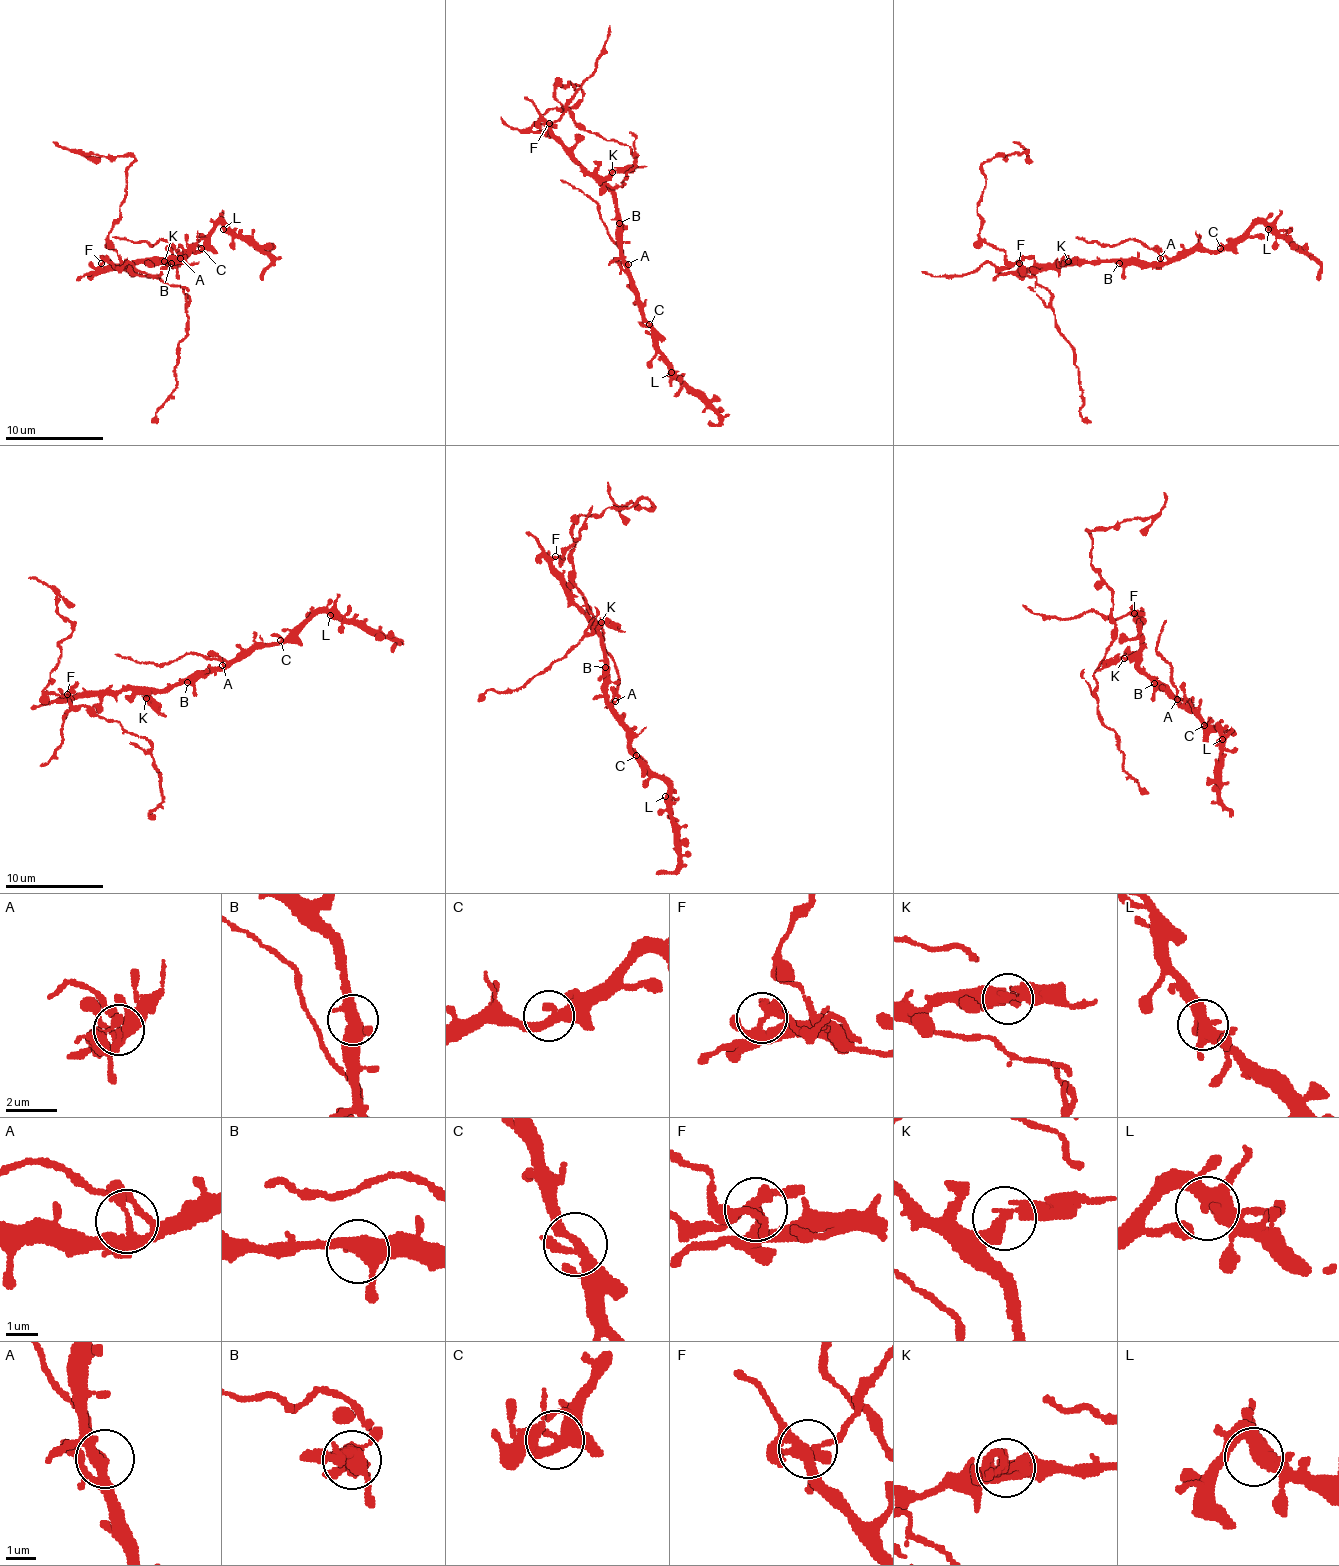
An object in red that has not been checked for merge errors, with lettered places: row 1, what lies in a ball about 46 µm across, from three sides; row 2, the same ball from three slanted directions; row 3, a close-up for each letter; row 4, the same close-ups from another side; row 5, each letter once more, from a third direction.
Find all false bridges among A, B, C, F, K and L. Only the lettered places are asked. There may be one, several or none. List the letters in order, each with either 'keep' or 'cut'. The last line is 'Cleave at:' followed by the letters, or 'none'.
A: cut
B: keep
C: keep
F: cut
K: cut
L: keep
Cleave at: A, F, K

